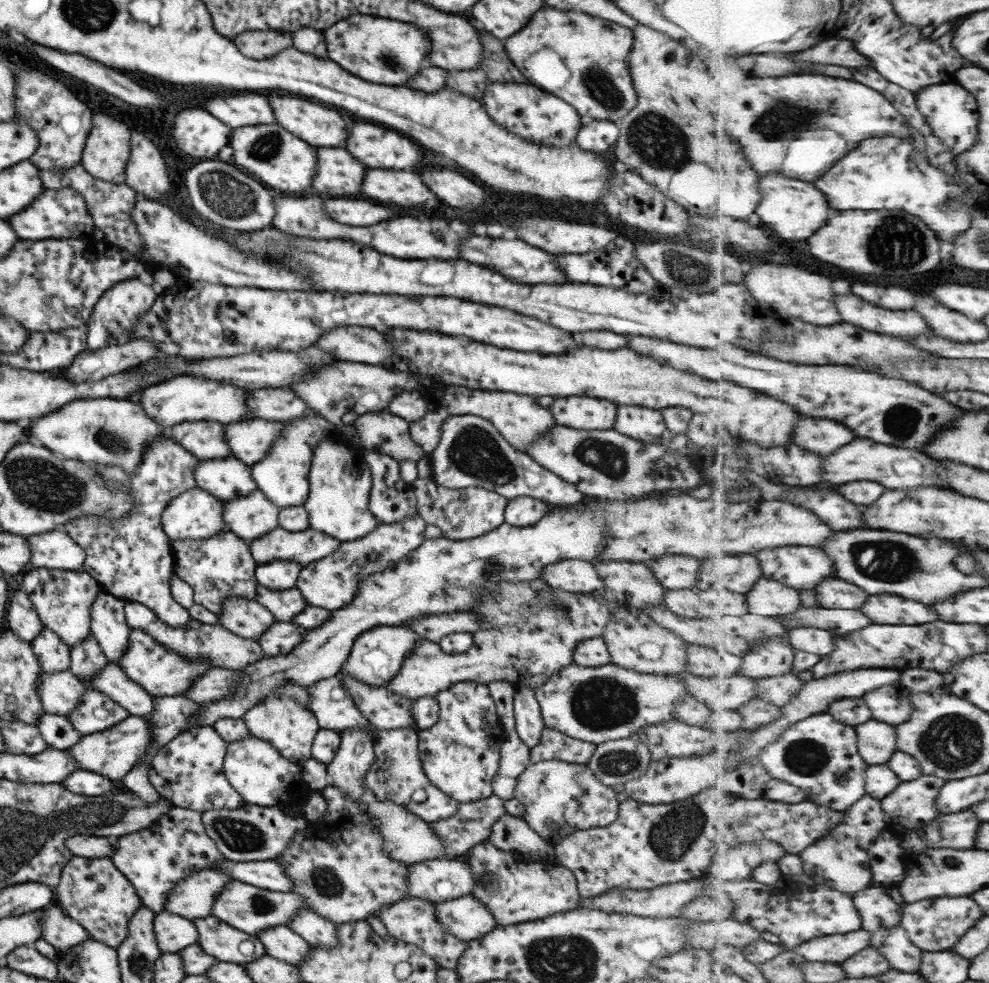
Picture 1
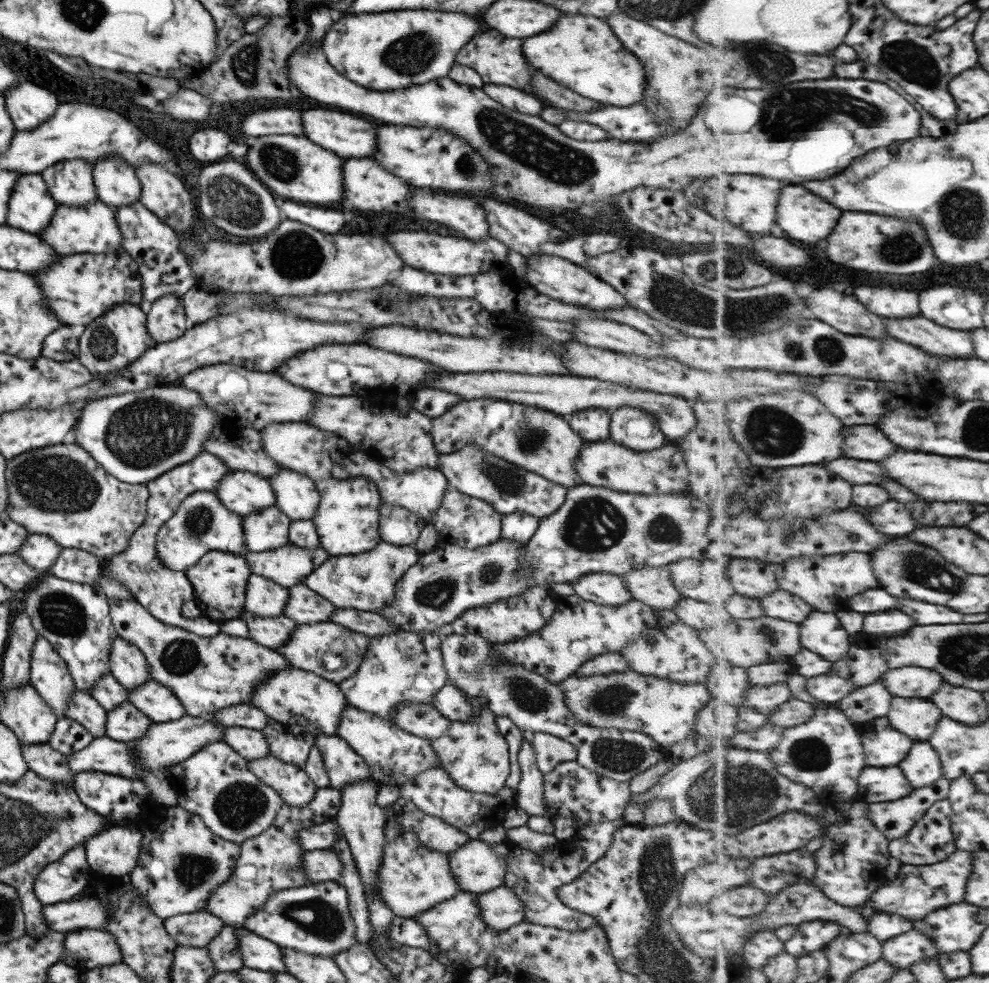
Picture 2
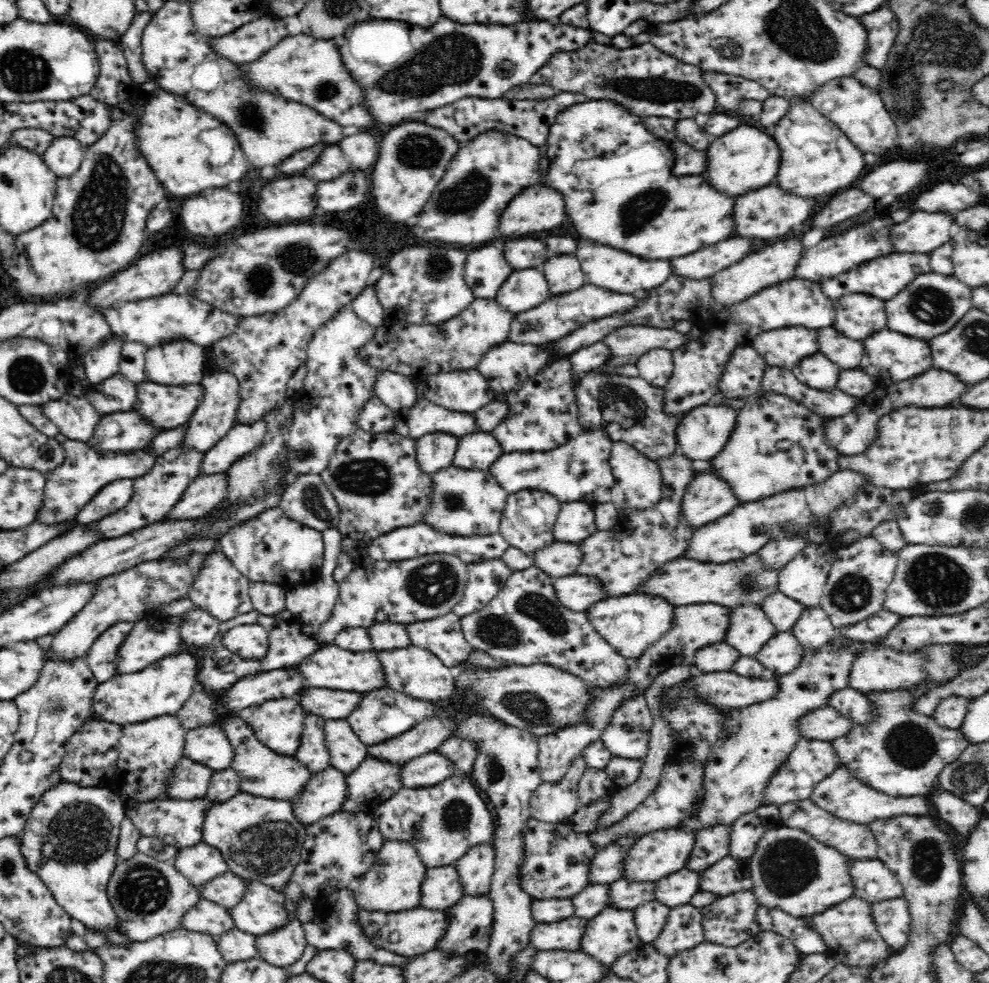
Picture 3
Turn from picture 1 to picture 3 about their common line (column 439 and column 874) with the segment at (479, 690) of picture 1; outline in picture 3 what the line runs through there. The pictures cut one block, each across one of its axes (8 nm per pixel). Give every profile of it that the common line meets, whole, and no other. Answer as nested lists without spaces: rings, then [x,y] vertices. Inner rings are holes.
[[[926,677],[908,688],[865,693],[865,698],[872,709],[870,720],[866,724],[854,723],[852,730],[848,730],[846,736],[840,736],[840,738],[830,741],[830,747],[839,761],[838,767],[846,769],[850,773],[850,777],[858,779],[862,785],[892,798],[928,797],[938,785],[940,772],[947,764],[956,761],[969,746],[959,729],[944,728],[933,716],[925,716],[924,713],[915,710],[914,704],[920,696],[924,696],[926,692],[942,685],[942,683],[936,683],[932,677]]]

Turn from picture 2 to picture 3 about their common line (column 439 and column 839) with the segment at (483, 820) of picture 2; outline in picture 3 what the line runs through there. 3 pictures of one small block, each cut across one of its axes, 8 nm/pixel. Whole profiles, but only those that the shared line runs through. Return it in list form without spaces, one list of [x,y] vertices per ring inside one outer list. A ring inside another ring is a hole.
[[[840,767],[824,778],[813,790],[809,798],[816,806],[823,808],[840,820],[847,820],[854,824],[868,824],[869,822],[885,819],[898,815],[924,815],[930,814],[932,808],[928,797],[910,796],[910,798],[892,798],[876,792],[866,785],[862,785],[858,779],[850,777],[846,769]]]

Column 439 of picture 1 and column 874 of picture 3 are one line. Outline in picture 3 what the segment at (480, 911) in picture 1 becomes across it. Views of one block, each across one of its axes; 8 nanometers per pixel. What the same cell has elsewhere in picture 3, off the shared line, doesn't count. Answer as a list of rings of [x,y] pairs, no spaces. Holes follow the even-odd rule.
[[[902,897],[871,903],[871,917],[878,934],[893,951],[898,952],[908,942],[911,914],[908,901]]]

